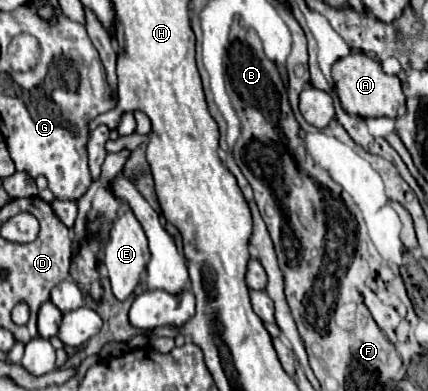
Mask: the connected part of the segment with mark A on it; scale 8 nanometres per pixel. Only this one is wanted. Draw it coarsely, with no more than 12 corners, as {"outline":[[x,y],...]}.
{"outline":[[364,53],[332,65],[346,113],[398,117],[402,83]]}

